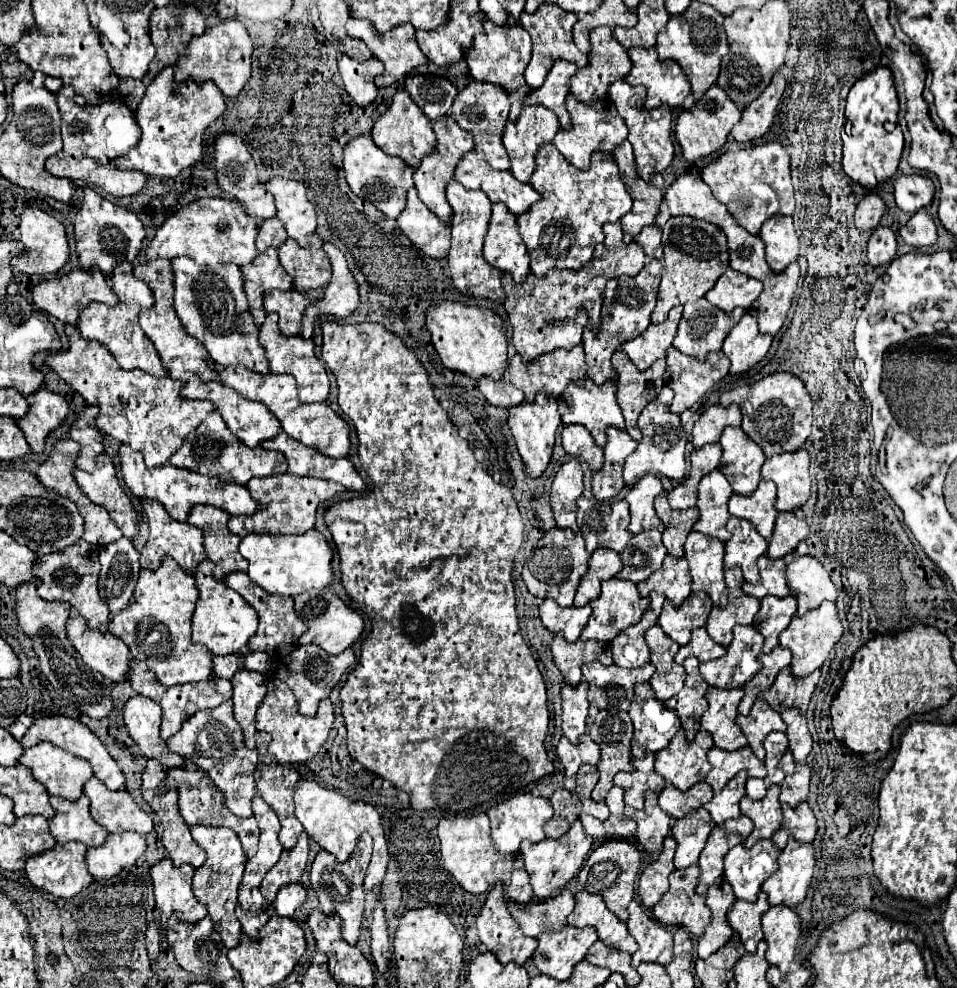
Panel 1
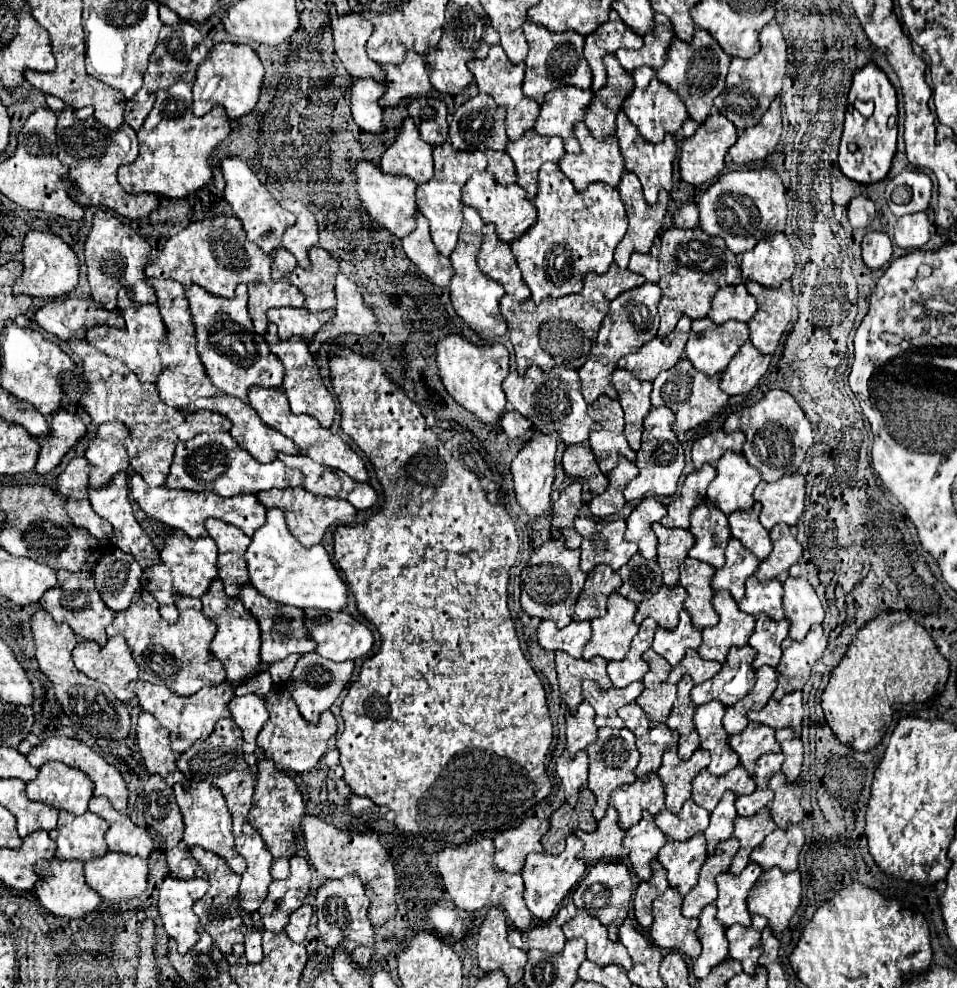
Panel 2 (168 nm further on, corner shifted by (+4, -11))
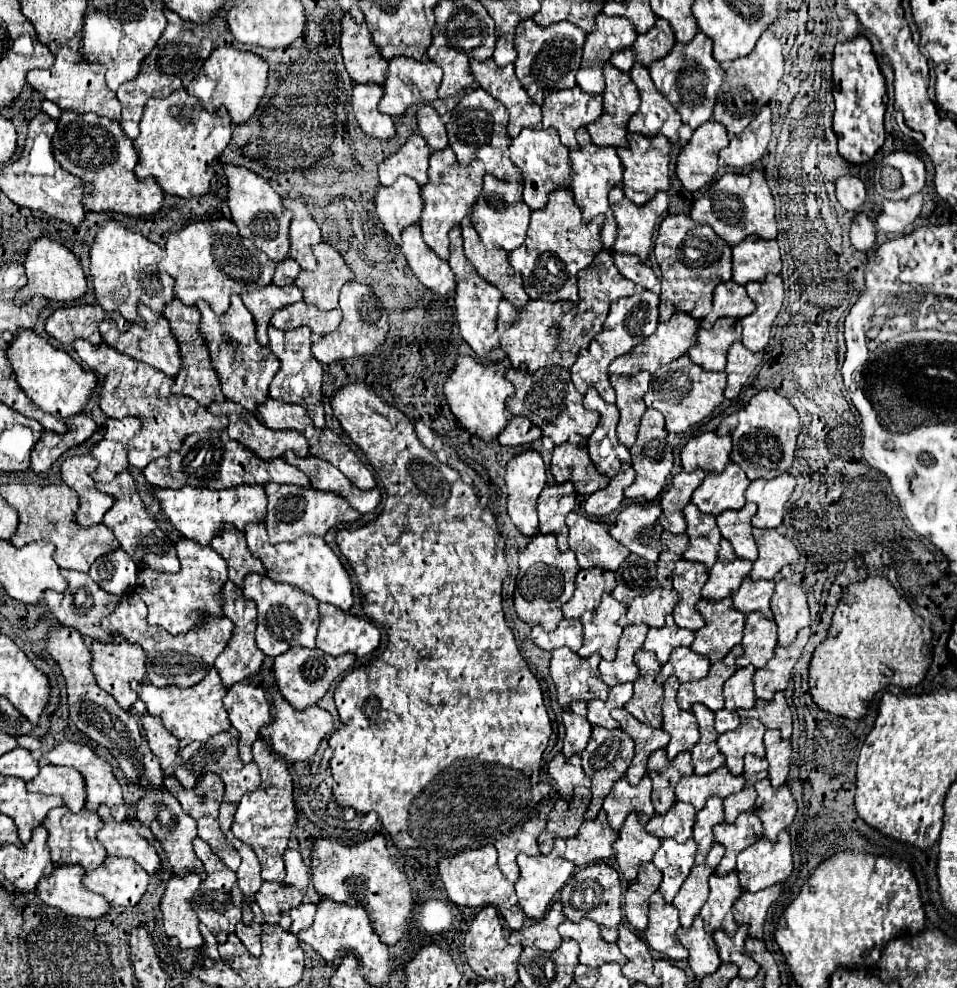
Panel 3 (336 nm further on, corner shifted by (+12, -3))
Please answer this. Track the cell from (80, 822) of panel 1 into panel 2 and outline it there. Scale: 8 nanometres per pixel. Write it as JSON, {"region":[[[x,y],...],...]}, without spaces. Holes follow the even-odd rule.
{"region":[[[65,810],[59,812],[59,824],[49,836],[57,842],[57,860],[79,860],[87,862],[107,854],[105,832],[109,824],[101,820],[93,812],[85,812],[83,816],[69,814]]]}

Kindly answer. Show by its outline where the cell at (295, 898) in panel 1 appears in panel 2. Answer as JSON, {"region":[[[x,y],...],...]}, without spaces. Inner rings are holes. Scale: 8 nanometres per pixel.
{"region":[[[301,906],[299,910],[295,910],[293,914],[291,914],[291,920],[289,920],[289,928],[285,930],[295,942],[303,942],[305,940],[305,934],[307,934],[307,930],[309,930],[309,922],[311,922],[311,914],[313,914],[313,910],[311,910],[311,906]]]}

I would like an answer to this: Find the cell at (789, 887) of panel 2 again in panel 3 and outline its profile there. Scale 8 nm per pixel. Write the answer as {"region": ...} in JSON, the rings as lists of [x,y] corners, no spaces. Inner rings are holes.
{"region":[[[779,882],[779,884],[773,884],[769,888],[757,890],[757,892],[743,890],[741,896],[733,904],[733,914],[735,914],[737,924],[747,924],[749,934],[761,938],[769,906],[783,894],[783,888],[785,888],[785,884]]]}

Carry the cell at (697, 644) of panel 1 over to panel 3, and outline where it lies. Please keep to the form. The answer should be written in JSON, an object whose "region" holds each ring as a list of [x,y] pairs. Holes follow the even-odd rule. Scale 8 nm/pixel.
{"region":[[[675,648],[673,656],[669,658],[669,664],[679,682],[701,680],[711,668],[711,662],[705,656],[695,654],[691,648]]]}

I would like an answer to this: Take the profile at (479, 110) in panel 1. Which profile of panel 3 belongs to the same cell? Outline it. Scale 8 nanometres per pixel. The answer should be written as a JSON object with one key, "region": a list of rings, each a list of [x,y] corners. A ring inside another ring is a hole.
{"region":[[[475,88],[467,92],[451,112],[451,118],[447,122],[449,148],[455,152],[461,164],[467,164],[469,160],[483,160],[485,170],[489,174],[507,182],[521,182],[521,172],[517,172],[509,158],[507,120],[509,120],[507,108],[499,100],[489,96],[483,88]]]}

